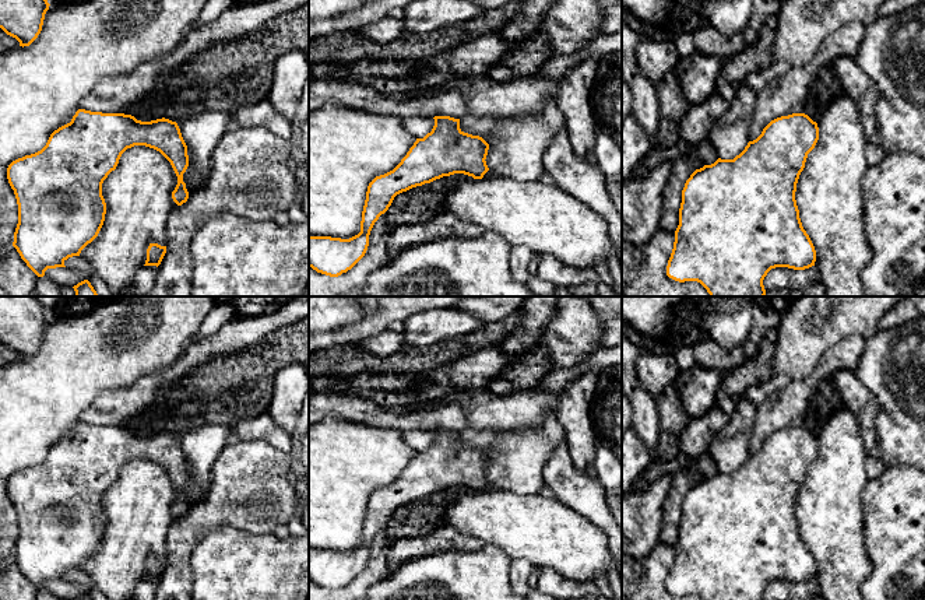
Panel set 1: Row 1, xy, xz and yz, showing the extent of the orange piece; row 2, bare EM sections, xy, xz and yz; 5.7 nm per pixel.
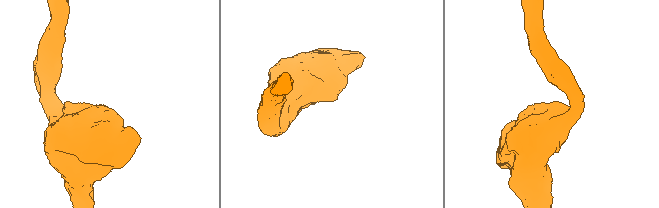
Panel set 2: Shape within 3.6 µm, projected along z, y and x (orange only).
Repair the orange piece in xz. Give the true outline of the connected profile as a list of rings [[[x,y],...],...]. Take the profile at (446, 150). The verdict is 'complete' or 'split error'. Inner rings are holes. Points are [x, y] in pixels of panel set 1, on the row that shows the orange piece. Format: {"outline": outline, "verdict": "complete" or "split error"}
{"outline": [[[433,119],[432,131],[416,138],[393,171],[369,183],[358,235],[349,239],[309,236],[309,267],[330,277],[351,270],[365,256],[374,222],[397,194],[454,173],[483,178],[489,171],[485,161],[489,144],[479,136],[464,133],[460,119]]], "verdict": "complete"}

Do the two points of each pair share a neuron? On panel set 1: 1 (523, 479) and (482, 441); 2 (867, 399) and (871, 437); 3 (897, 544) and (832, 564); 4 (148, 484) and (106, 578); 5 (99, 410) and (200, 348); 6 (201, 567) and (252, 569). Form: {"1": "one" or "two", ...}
{"1": "one", "2": "one", "3": "two", "4": "one", "5": "one", "6": "one"}

